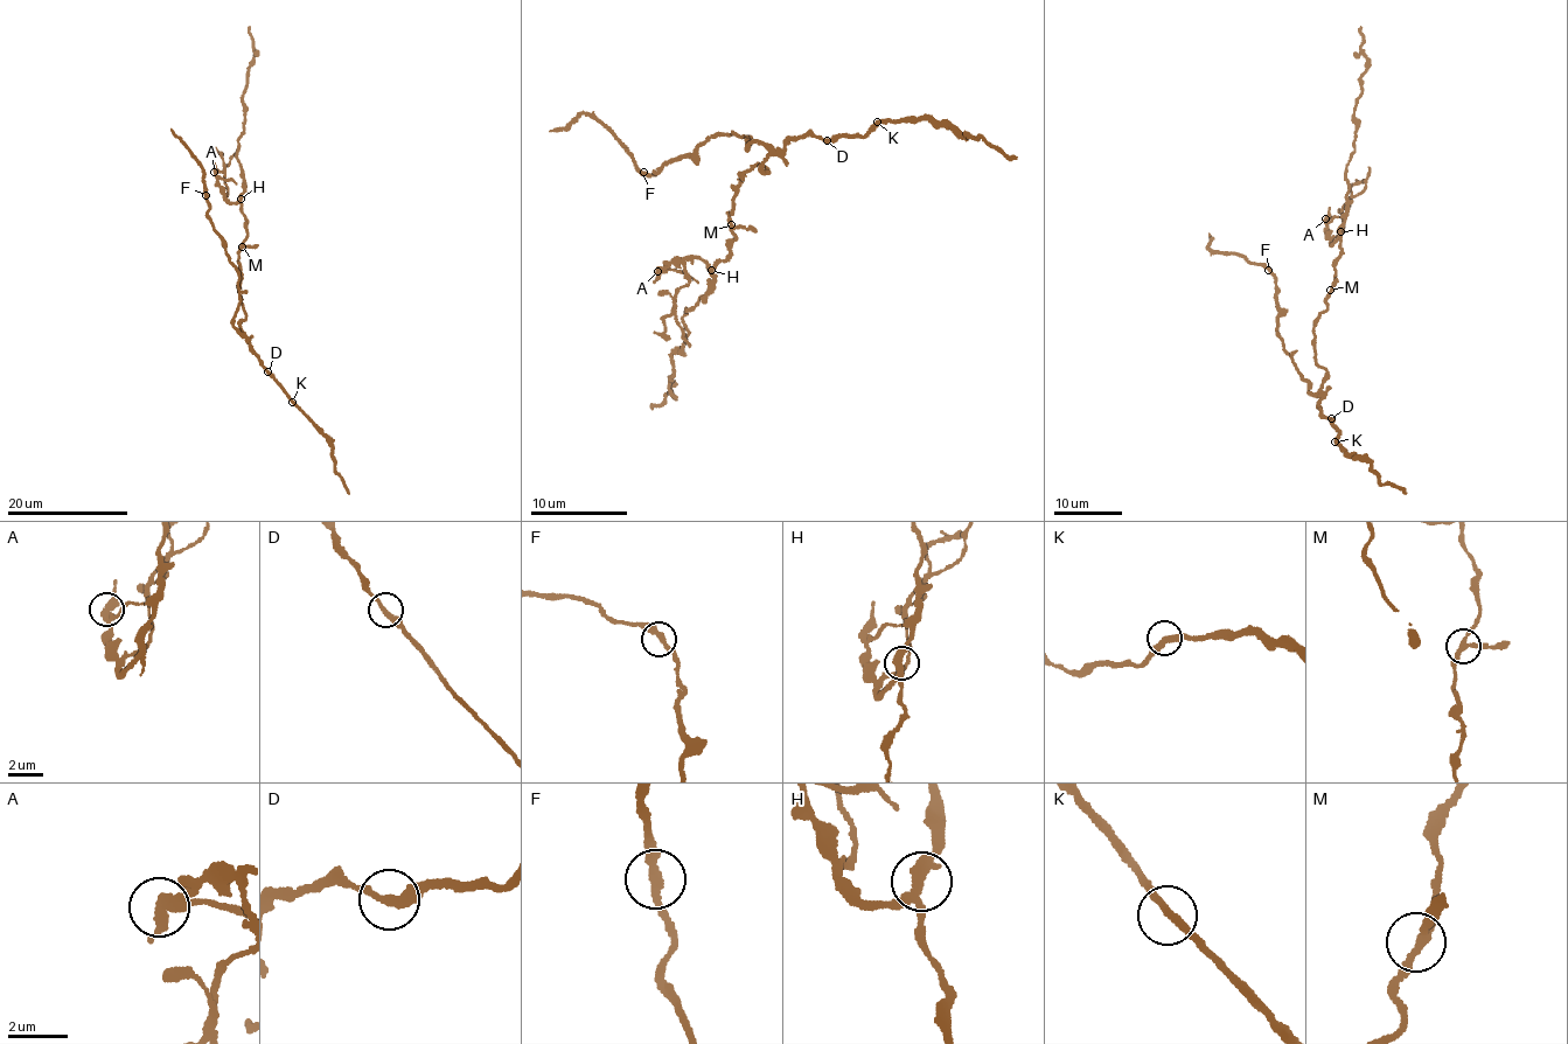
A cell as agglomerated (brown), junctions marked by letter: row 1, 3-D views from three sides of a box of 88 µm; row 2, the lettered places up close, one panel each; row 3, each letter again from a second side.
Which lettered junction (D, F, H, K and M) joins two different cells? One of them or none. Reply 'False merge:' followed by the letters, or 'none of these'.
False merge: H

